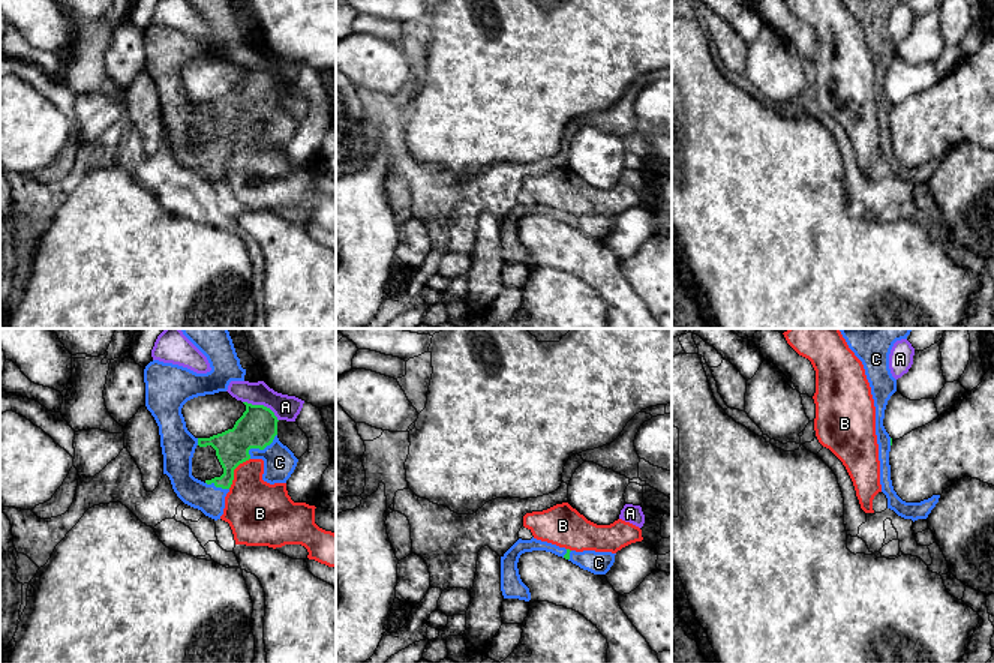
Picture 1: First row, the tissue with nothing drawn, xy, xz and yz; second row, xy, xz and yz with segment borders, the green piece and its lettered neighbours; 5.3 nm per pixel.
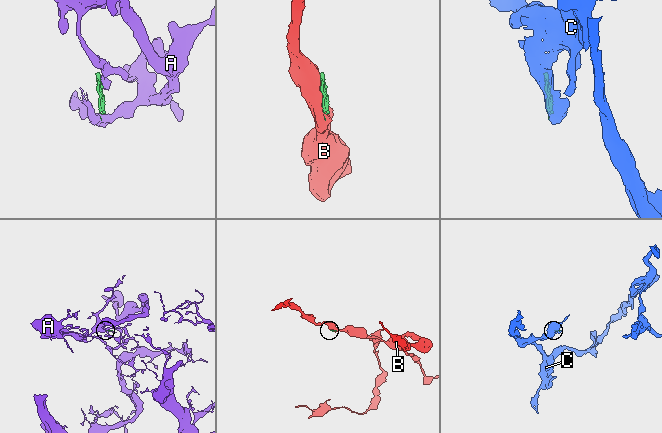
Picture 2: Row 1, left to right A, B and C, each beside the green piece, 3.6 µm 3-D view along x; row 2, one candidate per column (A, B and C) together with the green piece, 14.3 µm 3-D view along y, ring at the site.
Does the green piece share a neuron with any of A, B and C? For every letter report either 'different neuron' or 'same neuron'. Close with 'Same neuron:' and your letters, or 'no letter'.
A: different neuron
B: different neuron
C: same neuron
Same neuron: C

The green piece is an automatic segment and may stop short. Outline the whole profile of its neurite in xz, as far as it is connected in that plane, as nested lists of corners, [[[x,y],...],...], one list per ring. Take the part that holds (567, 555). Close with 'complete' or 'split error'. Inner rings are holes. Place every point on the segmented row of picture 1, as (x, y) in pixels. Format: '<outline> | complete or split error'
[[[534,537],[531,540],[519,538],[501,556],[501,591],[504,598],[519,598],[525,602],[531,600],[529,588],[520,579],[517,562],[522,554],[532,550],[552,552],[594,574],[606,574],[613,566],[616,555],[612,552],[595,550],[576,552],[547,542],[537,540]]] | split error

